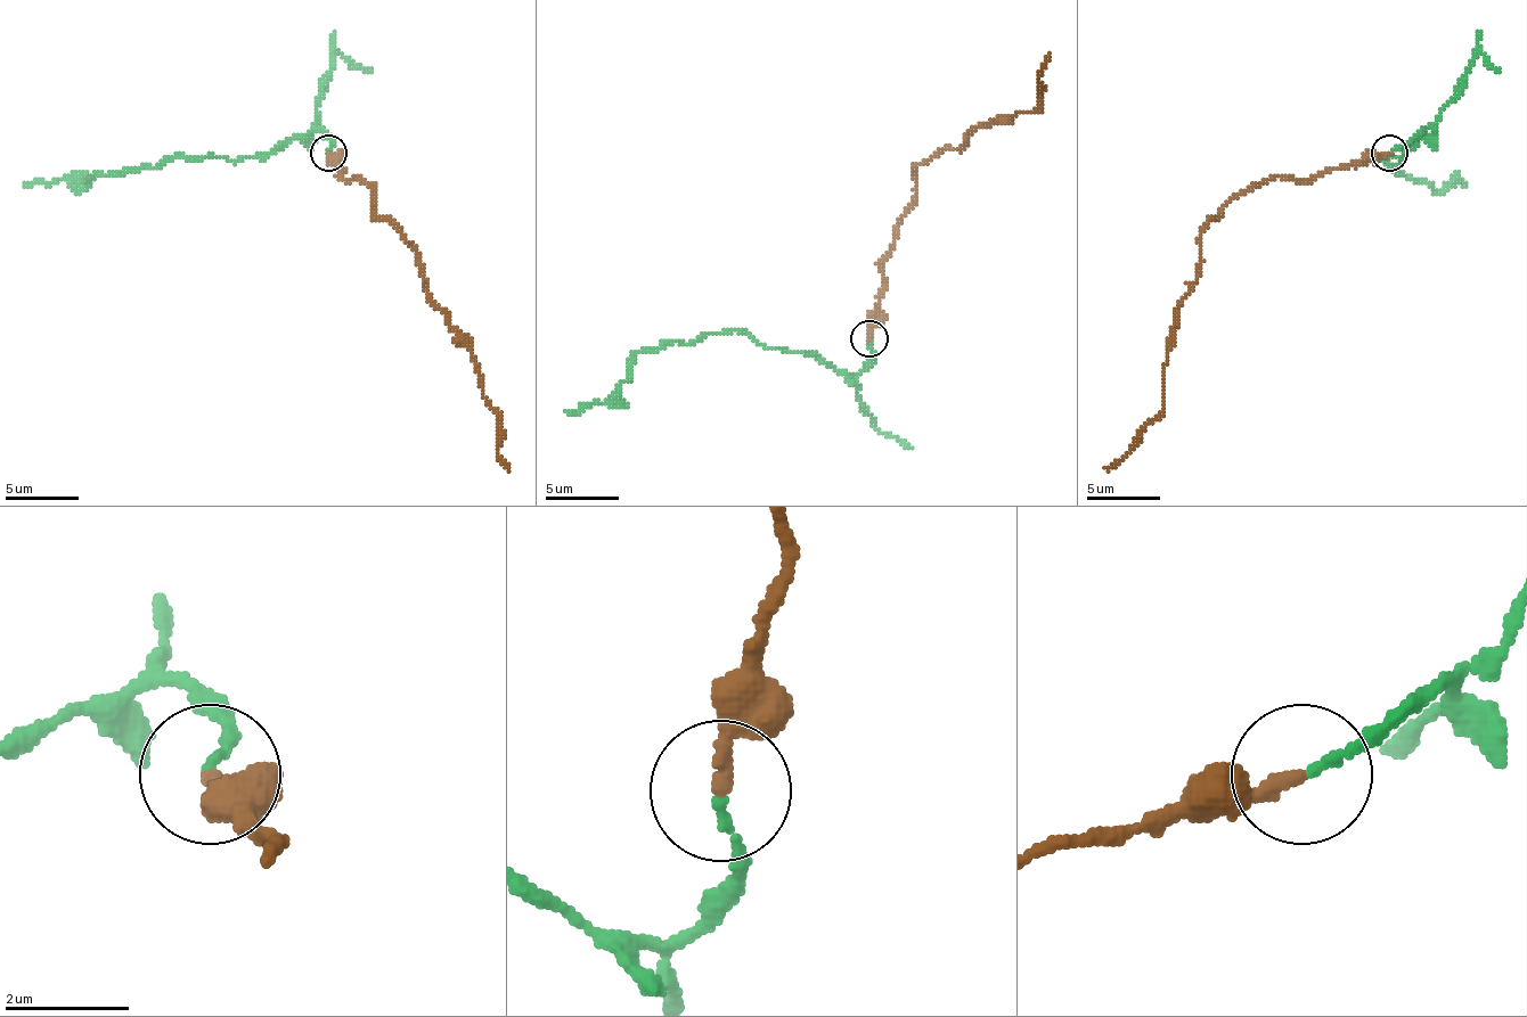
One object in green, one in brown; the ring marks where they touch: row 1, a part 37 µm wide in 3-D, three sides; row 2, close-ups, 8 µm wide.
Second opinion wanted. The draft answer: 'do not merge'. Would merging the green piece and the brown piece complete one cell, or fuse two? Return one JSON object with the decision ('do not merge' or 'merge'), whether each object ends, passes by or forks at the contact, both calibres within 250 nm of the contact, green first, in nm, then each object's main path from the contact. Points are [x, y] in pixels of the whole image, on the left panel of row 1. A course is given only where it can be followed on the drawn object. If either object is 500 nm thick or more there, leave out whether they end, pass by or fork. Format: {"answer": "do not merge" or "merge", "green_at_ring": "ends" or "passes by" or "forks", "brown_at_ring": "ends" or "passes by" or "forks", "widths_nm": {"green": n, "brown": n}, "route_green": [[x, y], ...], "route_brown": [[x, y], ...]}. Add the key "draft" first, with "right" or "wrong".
{"draft": "right", "answer": "do not merge", "green_at_ring": "ends", "brown_at_ring": "ends", "widths_nm": {"green": 150, "brown": 240}, "route_green": [[327, 154], [331, 142], [309, 131], [268, 154], [169, 157], [95, 175], [80, 190], [62, 179], [24, 187]], "route_brown": [[327, 154], [375, 194], [375, 212], [416, 253], [423, 290], [472, 353], [508, 467]]}

